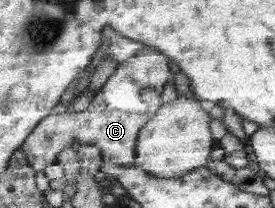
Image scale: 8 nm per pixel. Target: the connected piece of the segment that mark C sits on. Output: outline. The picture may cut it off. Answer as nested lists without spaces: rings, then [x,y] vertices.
[[[154,47],[144,48],[137,56],[120,63],[118,71],[111,76],[97,93],[89,107],[83,111],[65,111],[61,114],[50,114],[44,119],[21,150],[25,152],[31,168],[45,171],[57,164],[59,154],[69,146],[77,143],[80,146],[97,146],[101,150],[104,162],[117,166],[131,166],[137,161],[137,144],[142,129],[164,105],[161,92],[167,82],[172,81],[173,74],[170,59]]]

